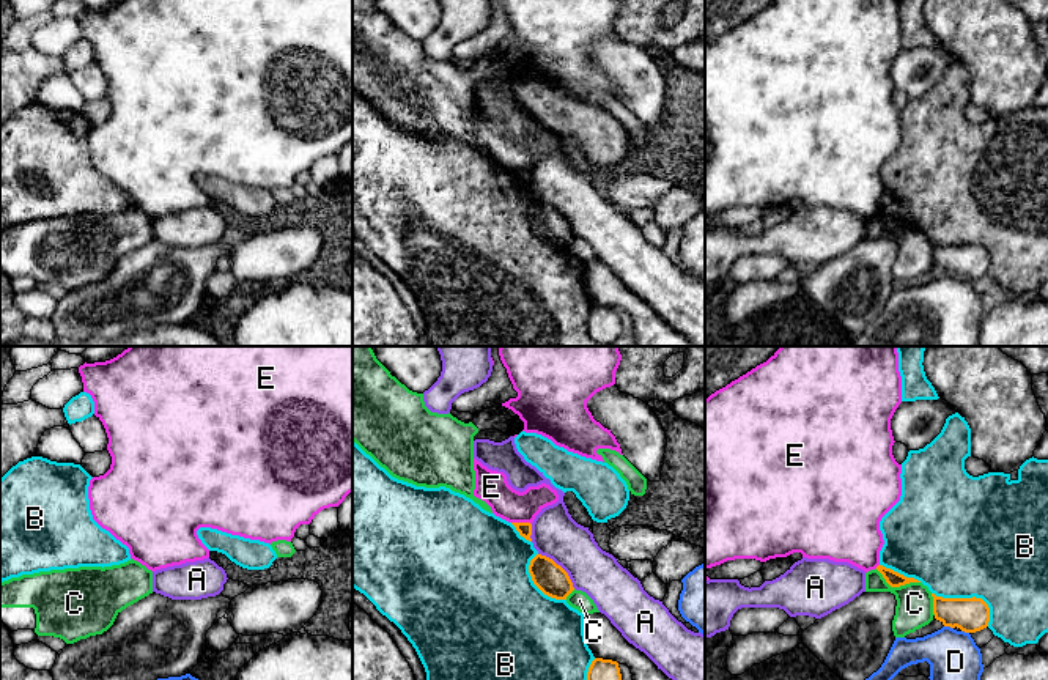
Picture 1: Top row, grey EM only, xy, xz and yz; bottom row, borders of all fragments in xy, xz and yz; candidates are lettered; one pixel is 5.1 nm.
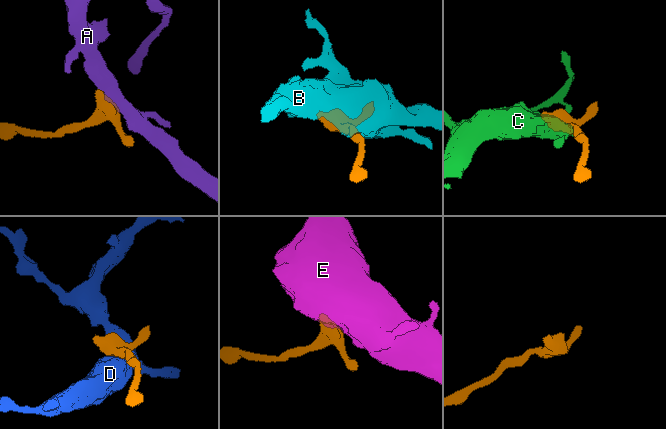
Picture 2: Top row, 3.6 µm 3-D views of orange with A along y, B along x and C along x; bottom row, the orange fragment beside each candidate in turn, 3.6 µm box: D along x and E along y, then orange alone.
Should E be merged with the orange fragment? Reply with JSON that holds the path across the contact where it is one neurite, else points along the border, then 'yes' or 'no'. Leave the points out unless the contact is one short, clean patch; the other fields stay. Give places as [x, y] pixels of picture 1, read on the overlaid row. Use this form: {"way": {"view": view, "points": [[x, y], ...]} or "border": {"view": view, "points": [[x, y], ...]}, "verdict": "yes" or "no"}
{"border": {"view": "xz", "points": [[512, 521], [527, 521], [531, 524]]}, "verdict": "no"}

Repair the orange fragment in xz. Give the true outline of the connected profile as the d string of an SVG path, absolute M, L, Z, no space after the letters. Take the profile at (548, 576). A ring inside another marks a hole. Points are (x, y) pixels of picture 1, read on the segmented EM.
M537 554L529 565L533 584L548 597L566 600L574 590L568 573L552 559Z

